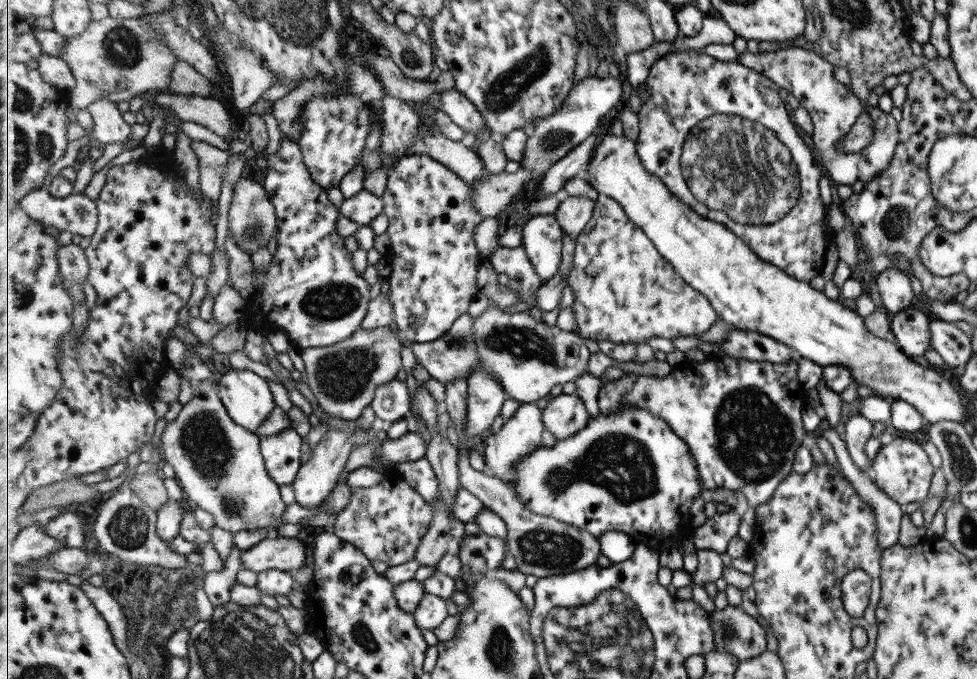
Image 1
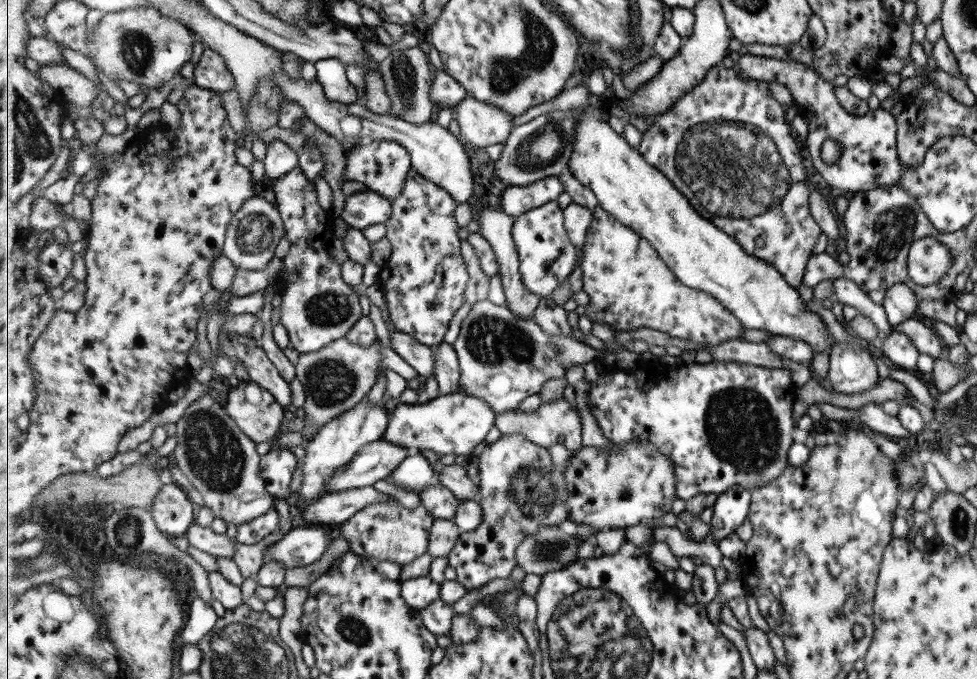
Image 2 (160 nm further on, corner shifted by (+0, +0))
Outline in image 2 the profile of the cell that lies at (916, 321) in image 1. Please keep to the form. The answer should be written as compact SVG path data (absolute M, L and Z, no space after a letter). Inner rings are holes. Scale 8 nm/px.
M893 330L882 340L879 352L887 365L905 371L915 369L915 360L920 353L905 335Z

